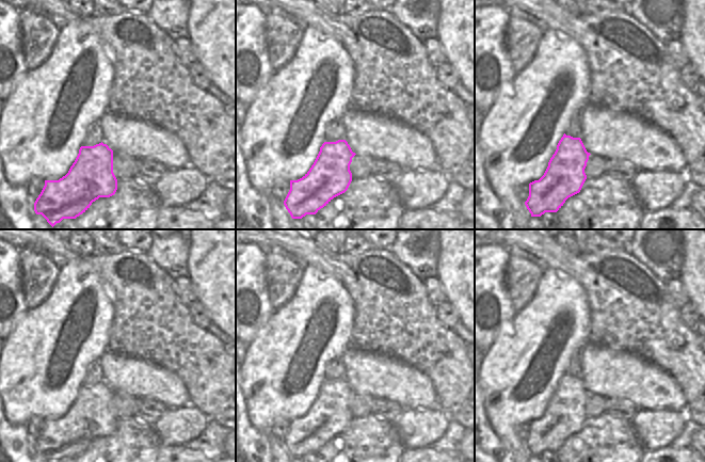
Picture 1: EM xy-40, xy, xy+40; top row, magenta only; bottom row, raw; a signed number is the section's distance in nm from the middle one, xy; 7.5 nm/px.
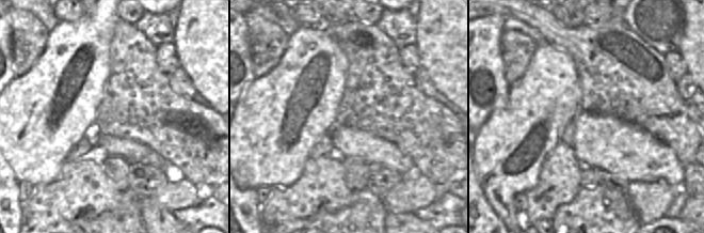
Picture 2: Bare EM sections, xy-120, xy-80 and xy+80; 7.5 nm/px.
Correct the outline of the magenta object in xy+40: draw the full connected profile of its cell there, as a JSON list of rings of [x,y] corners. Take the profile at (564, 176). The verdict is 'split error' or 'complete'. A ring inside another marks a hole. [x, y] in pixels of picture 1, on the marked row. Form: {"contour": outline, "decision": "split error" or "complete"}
{"contour": [[[563,134],[544,175],[529,184],[525,205],[531,217],[557,212],[568,197],[580,192],[590,155],[580,138]]], "decision": "complete"}

